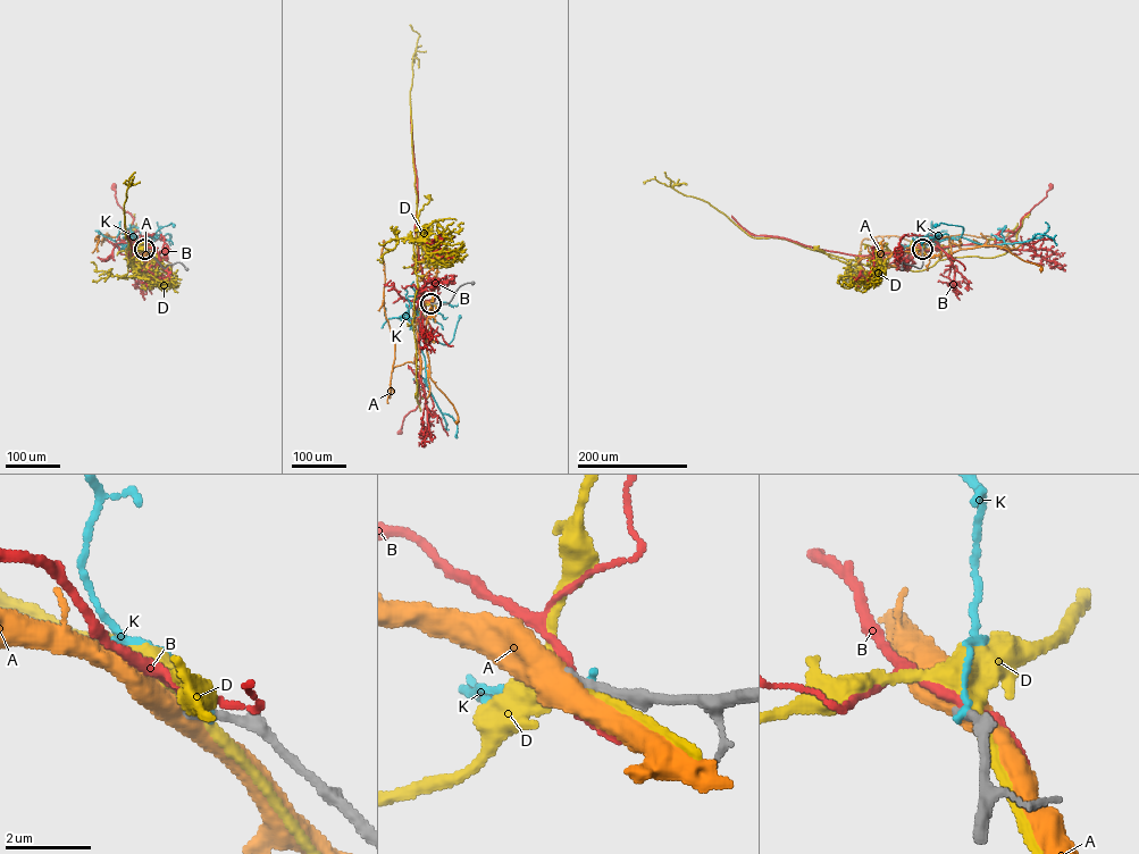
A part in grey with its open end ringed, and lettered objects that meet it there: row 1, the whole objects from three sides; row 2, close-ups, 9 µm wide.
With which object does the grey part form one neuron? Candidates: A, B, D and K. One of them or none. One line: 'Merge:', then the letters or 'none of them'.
Merge: none of them

